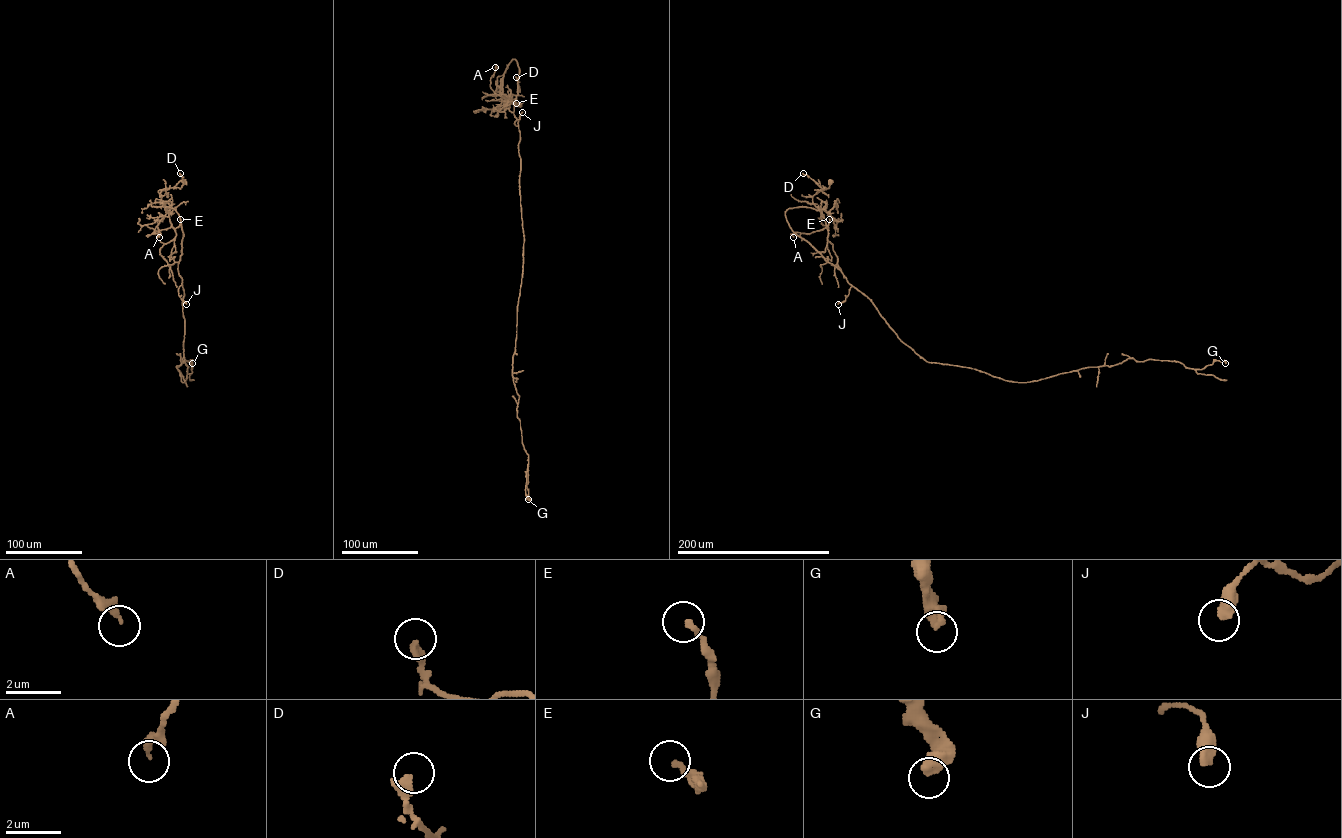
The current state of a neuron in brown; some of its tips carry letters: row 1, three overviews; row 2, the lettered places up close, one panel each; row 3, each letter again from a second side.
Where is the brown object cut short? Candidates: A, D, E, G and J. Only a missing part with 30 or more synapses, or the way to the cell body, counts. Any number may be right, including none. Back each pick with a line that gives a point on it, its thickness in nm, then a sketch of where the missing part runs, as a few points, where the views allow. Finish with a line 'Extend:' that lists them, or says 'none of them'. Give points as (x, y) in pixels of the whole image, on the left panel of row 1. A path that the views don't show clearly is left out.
Extend: none of them

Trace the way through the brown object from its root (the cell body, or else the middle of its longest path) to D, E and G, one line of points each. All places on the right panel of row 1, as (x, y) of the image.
D: (831, 181), (829, 188), (816, 194), (825, 188), (803, 173)
E: (831, 181), (829, 188), (812, 197), (827, 229), (829, 219)
G: (831, 181), (812, 197), (828, 231), (827, 262), (926, 361), (1020, 382), (1129, 358), (1199, 369), (1225, 363)

